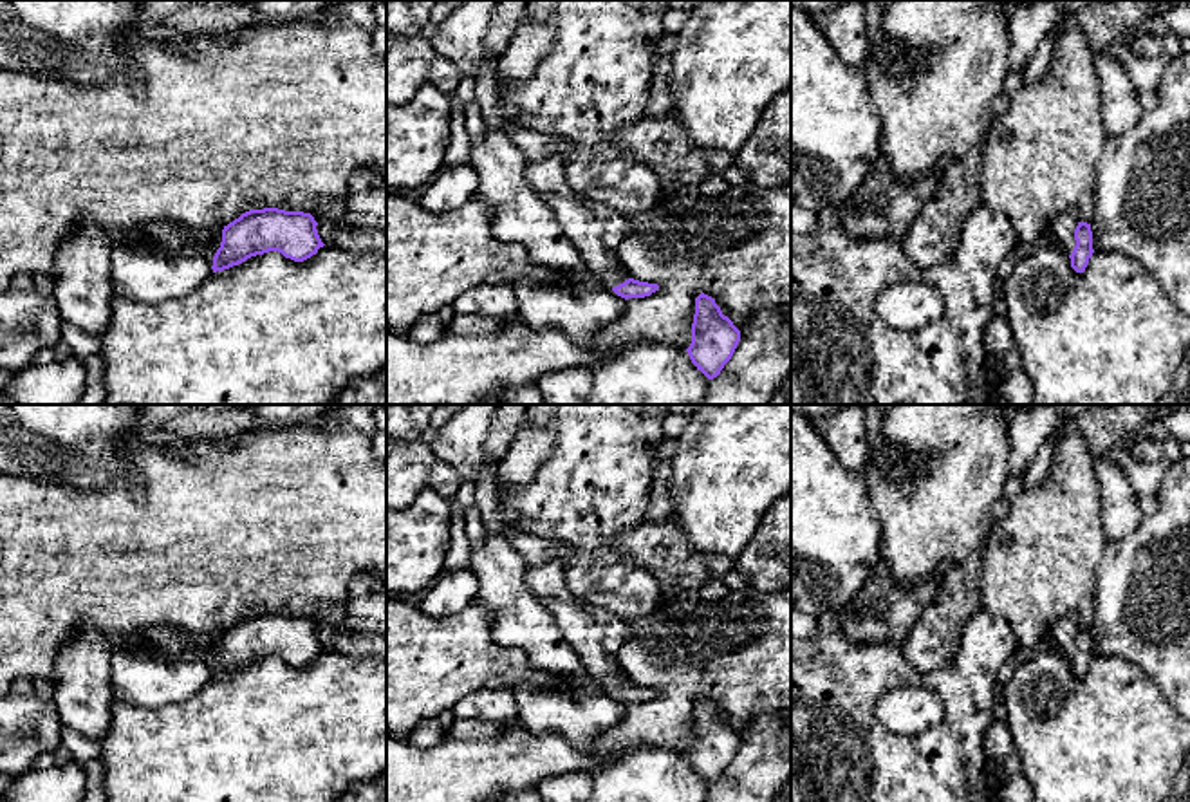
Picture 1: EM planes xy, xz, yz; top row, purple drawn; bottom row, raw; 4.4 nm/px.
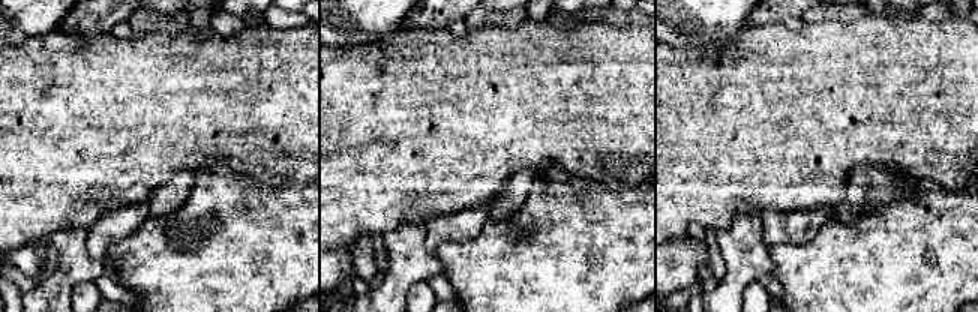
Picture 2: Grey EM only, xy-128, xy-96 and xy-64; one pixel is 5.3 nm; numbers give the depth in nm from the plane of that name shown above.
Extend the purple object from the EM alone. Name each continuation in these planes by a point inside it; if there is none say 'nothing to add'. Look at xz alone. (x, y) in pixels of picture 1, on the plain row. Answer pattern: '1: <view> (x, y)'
1: xz (594, 634)

